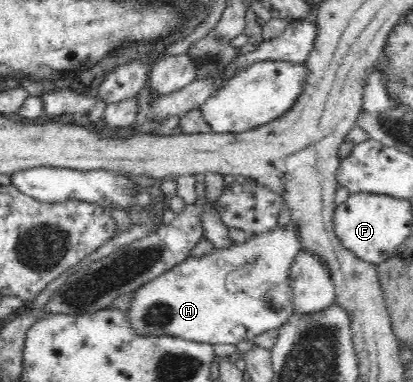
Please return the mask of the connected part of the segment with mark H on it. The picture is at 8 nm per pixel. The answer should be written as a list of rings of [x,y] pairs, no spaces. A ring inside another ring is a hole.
[[[291,220],[284,227],[276,226],[266,233],[251,234],[243,244],[213,249],[202,257],[190,256],[185,262],[134,290],[132,305],[127,311],[130,325],[142,337],[170,335],[219,346],[254,341],[268,330],[279,329],[293,316],[295,307],[291,303],[289,273],[301,250],[298,227]]]

